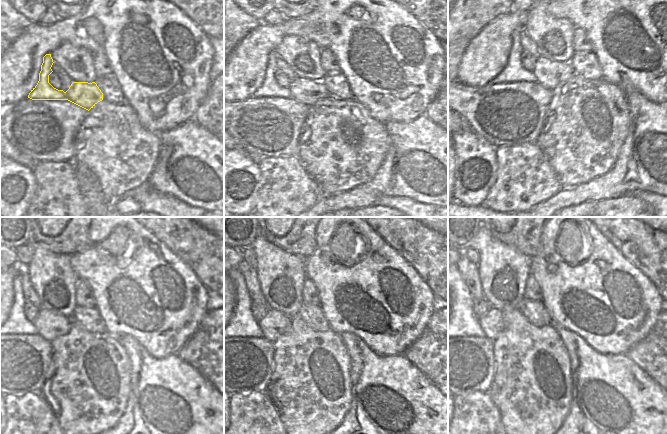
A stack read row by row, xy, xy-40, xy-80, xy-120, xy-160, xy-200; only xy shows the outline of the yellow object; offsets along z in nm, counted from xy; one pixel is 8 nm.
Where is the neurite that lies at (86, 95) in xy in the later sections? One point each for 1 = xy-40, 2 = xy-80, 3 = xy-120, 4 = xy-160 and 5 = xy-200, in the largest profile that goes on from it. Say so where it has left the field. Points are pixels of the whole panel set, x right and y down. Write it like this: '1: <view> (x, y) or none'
1: xy-40 (307, 92)
2: xy-80 (494, 91)
3: xy-120 (49, 325)
4: xy-160 (274, 324)
5: xy-200 (491, 323)

